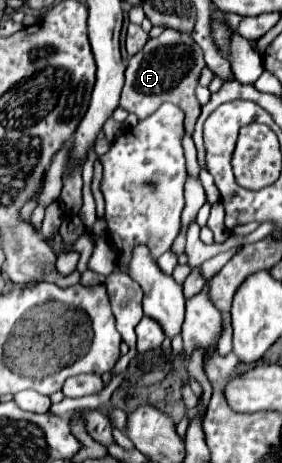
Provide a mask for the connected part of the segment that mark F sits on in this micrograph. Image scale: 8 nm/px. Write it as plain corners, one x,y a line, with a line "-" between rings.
165,29
159,37
149,39
147,45
129,59
125,71
125,87
121,91
121,107
129,113
135,113
139,119
147,119
151,113
155,113
155,109
159,109
159,105
173,103
183,109
185,131
191,135
195,121
201,115
201,103
197,101
195,87
203,67
203,49
193,41
193,37
175,29

